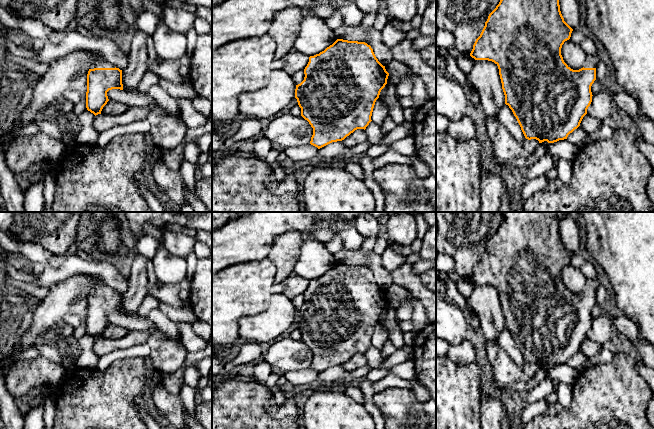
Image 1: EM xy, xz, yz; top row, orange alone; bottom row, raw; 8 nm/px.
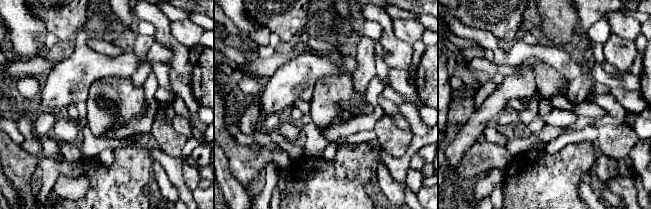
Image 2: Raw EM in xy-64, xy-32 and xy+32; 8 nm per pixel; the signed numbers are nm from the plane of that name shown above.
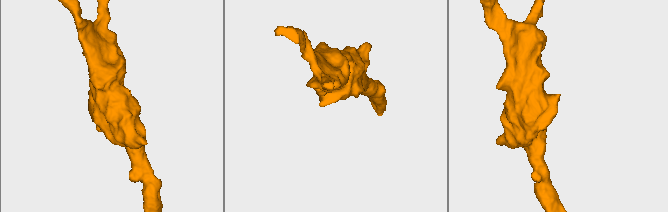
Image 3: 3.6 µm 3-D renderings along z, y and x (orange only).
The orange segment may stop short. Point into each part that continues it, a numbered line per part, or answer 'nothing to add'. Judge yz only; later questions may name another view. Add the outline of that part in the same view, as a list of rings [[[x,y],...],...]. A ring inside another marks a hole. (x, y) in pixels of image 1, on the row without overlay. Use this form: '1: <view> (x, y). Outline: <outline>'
1: yz (592, 285). Outline: [[[597,277],[593,279],[589,279],[587,280],[586,286],[584,288],[584,292],[596,292],[599,285],[600,282]]]

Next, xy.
1: xy (101, 288). Outline: [[[105,284],[95,286],[91,289],[90,293],[94,292],[115,292],[115,290]]]

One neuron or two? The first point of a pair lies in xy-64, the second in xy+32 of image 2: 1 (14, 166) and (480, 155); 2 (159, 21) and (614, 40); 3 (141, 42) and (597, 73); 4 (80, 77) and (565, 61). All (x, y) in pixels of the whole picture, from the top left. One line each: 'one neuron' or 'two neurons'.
1: one neuron
2: one neuron
3: two neurons
4: two neurons

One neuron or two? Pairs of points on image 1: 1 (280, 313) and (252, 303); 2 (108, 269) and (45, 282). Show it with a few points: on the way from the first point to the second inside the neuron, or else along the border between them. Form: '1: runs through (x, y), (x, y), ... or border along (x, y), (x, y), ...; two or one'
1: border along (273, 294), (269, 306), (264, 311), (246, 316); two
2: runs through (92, 268), (70, 267), (61, 273); one

